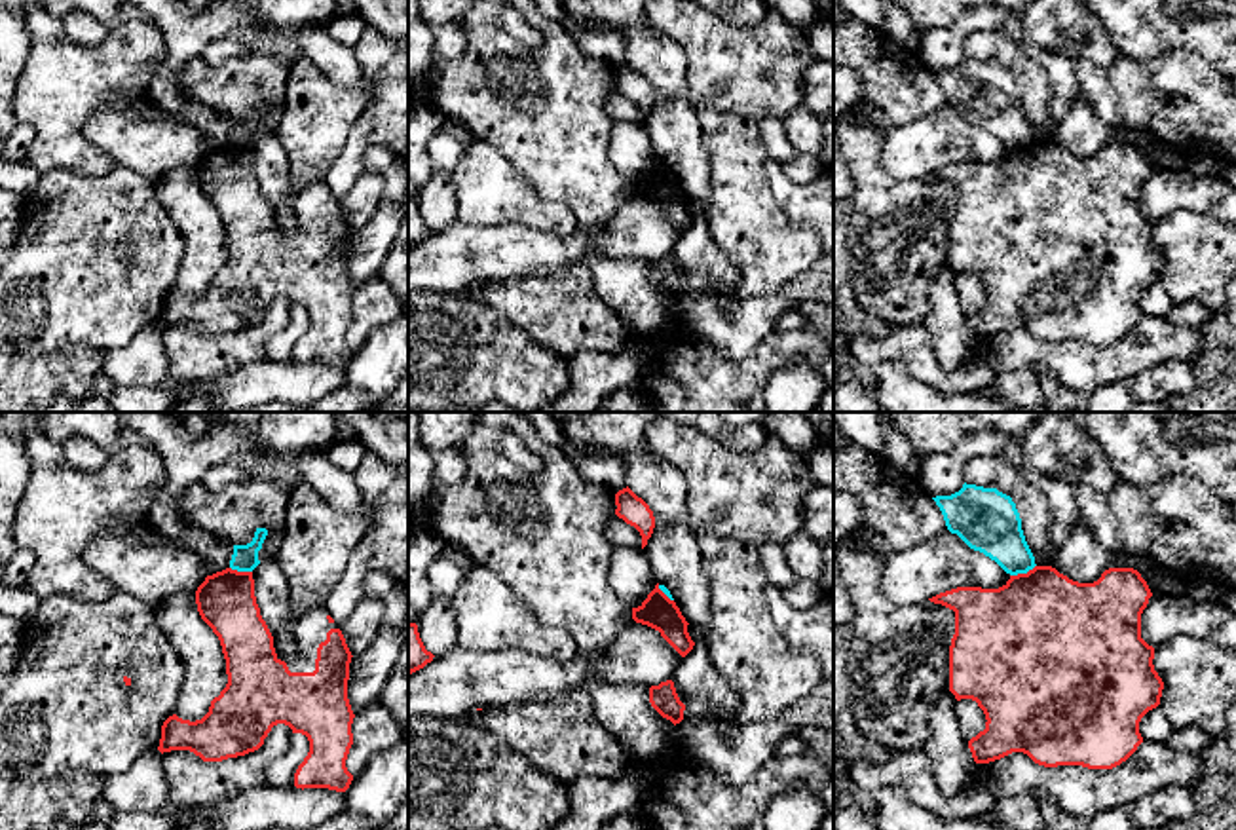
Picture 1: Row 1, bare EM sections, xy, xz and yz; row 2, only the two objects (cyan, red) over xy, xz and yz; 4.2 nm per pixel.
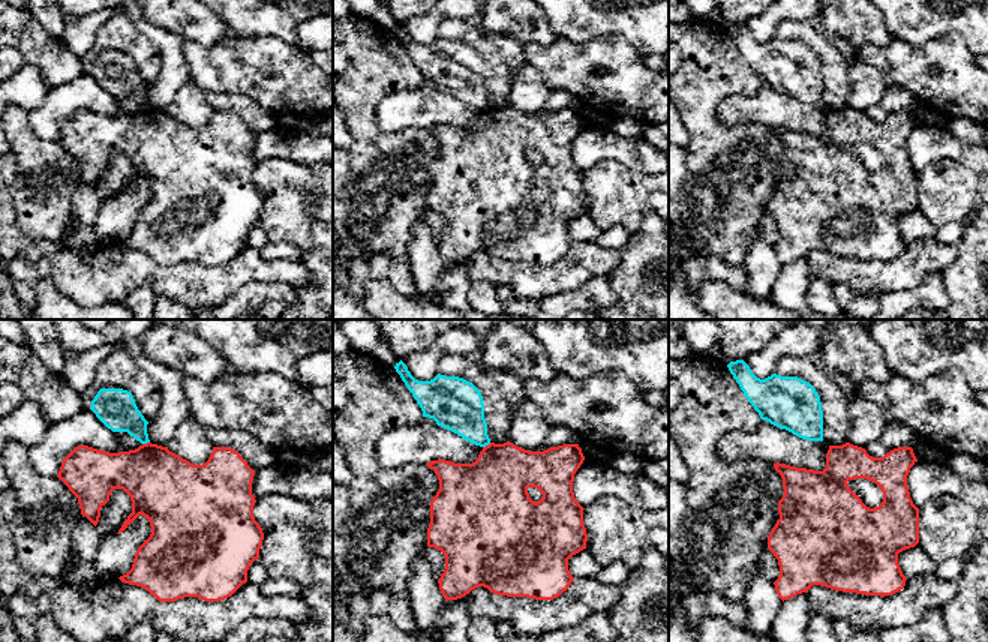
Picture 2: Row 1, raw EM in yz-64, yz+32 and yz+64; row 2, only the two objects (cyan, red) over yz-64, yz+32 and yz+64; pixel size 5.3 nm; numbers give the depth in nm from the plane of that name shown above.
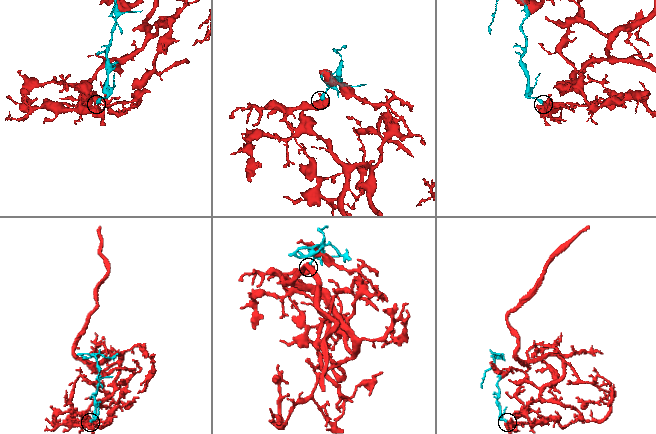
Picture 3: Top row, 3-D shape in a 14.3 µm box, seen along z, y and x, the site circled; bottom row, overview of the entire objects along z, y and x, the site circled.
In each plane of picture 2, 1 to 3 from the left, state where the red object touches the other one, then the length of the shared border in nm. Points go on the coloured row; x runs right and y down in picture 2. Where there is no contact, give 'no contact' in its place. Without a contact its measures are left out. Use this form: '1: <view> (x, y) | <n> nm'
1: yz-64 (146, 443) | 40 nm
2: yz+32 (486, 444) | 50 nm
3: no contact

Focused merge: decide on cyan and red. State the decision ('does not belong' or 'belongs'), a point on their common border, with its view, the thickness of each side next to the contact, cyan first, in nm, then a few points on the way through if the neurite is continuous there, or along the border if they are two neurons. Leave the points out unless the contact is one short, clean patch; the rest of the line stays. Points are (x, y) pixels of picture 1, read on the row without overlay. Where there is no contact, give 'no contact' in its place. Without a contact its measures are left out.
does not belong; meets cyan in yz at (1022, 147); 260 nm thick on the cyan side, 480 nm on the other; border along yz (1035, 139), (1026, 147), (1011, 150)

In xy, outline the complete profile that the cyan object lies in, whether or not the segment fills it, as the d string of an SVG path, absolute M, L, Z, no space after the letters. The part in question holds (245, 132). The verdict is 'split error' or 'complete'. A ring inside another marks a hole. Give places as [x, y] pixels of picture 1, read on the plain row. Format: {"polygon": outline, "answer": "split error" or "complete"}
{"polygon": "M256 103L251 118L234 120L230 142L237 146L253 146L260 139L258 125L262 123L266 110L268 110L266 103Z", "answer": "complete"}

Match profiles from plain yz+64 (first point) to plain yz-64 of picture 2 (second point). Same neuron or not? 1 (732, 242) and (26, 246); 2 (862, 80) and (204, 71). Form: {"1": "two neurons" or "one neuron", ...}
{"1": "two neurons", "2": "two neurons"}

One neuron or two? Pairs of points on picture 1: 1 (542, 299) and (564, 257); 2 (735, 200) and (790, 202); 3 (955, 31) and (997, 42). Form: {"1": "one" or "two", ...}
{"1": "two", "2": "two", "3": "two"}

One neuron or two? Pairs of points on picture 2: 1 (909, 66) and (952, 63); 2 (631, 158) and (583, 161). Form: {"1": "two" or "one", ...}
{"1": "one", "2": "one"}

